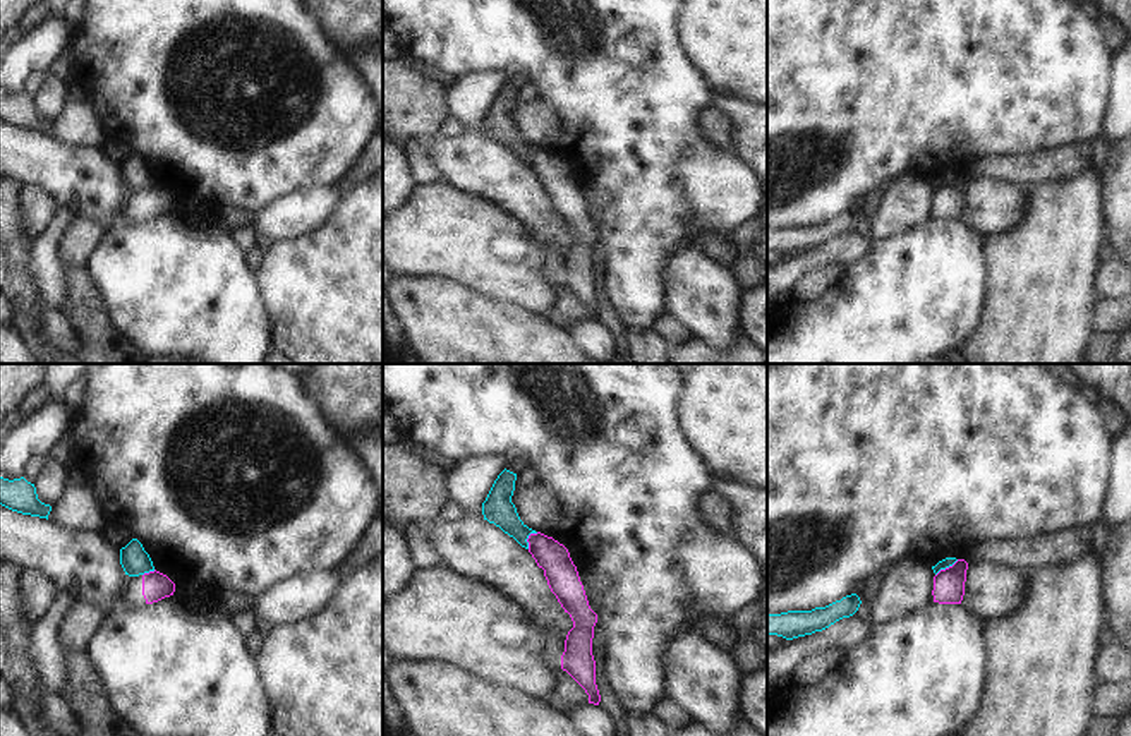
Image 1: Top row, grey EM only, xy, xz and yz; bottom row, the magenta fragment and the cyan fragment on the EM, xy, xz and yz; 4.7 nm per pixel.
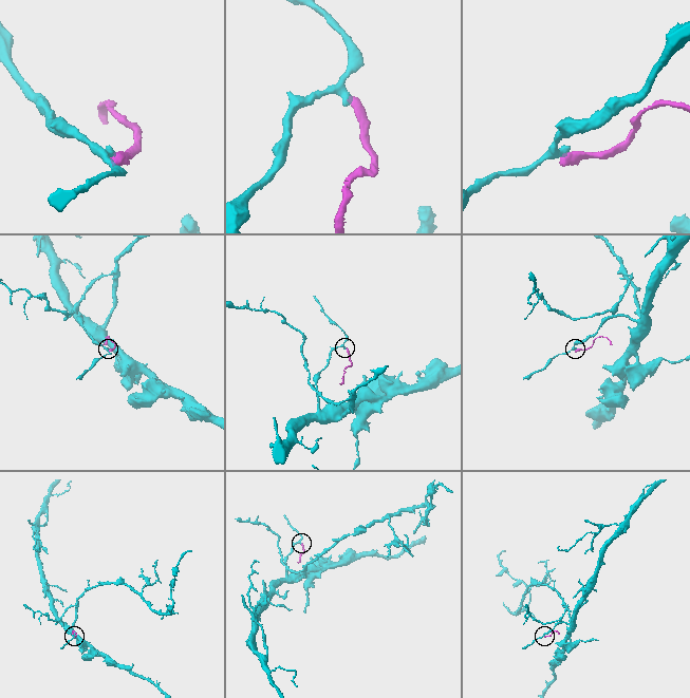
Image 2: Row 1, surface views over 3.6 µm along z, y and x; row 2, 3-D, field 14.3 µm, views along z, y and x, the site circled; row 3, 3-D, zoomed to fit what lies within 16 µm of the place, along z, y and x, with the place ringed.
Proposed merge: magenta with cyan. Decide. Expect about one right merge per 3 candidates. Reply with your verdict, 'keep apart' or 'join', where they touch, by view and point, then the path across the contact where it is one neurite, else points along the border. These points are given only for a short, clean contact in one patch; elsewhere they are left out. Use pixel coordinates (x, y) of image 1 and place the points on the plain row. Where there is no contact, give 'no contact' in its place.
keep apart | yz (946, 184) | along yz (958, 175), (936, 191)

